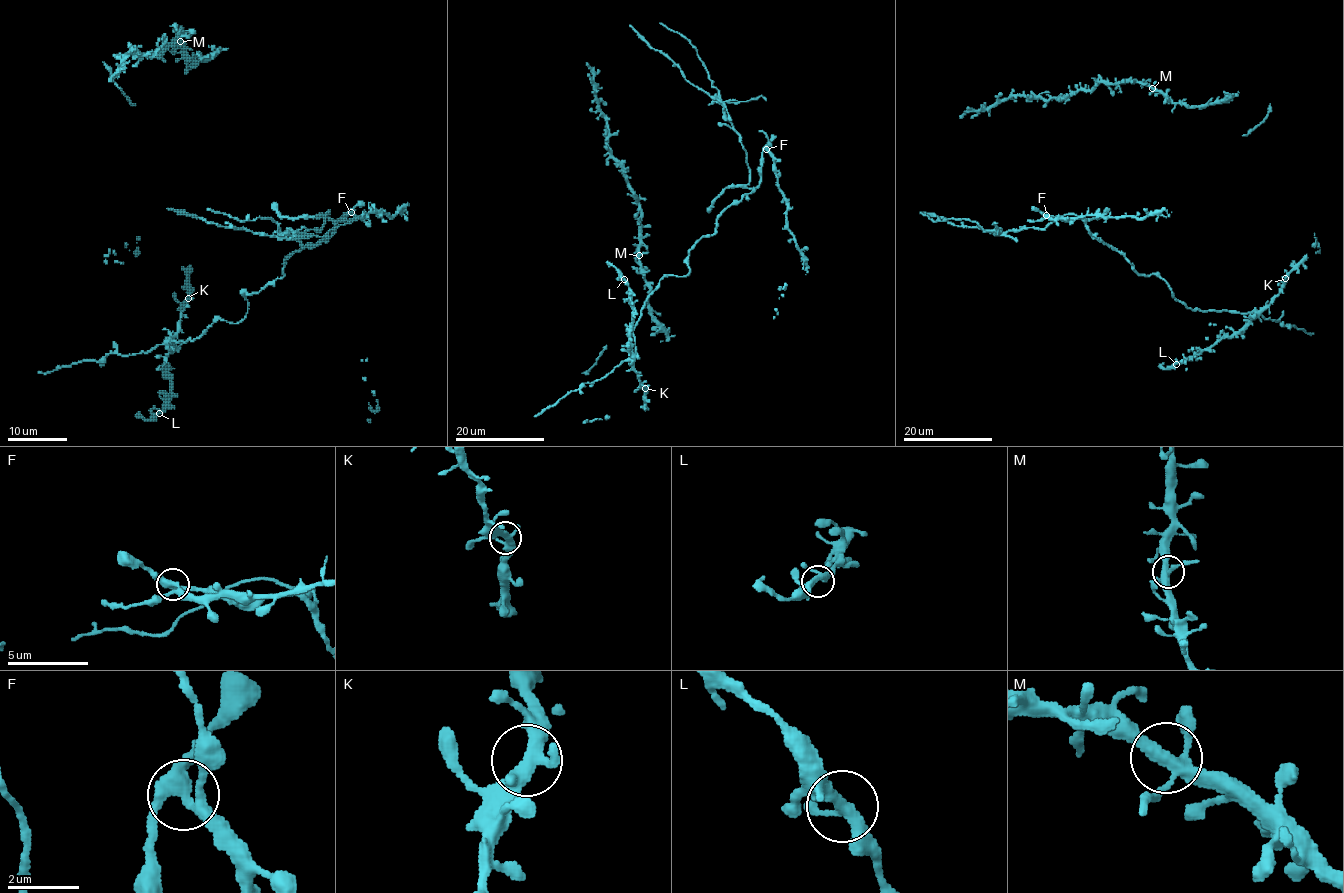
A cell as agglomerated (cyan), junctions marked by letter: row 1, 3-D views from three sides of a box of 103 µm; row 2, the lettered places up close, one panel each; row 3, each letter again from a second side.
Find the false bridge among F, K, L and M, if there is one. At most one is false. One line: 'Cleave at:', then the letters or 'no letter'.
Cleave at: F

